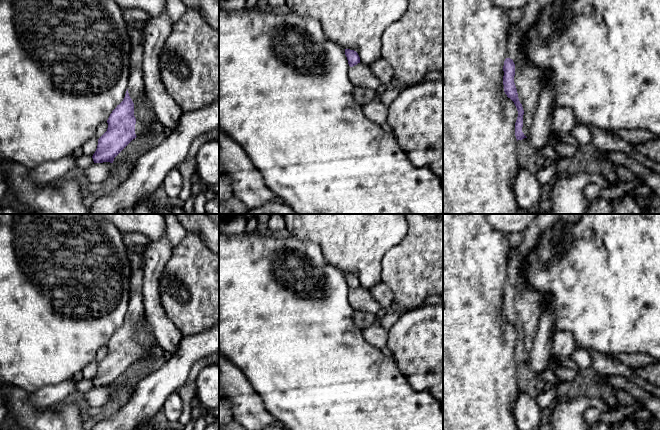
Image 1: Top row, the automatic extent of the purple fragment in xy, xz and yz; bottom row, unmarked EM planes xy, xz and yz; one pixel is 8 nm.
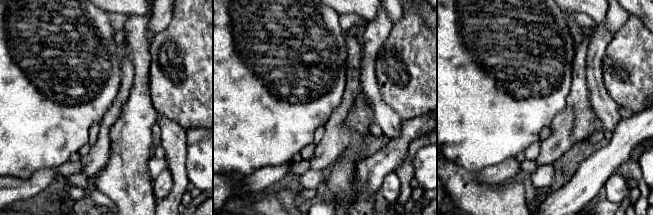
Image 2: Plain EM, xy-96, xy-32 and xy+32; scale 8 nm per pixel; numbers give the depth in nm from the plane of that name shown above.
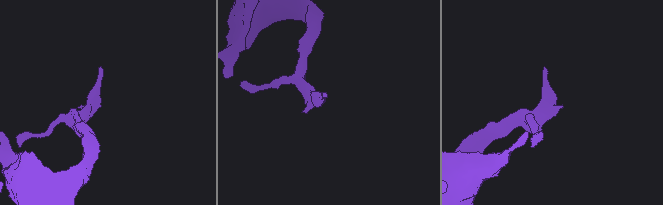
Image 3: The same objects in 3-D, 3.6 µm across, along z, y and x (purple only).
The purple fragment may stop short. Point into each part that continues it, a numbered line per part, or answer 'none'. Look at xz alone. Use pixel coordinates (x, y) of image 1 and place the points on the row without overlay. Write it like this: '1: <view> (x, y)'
1: xz (361, 299)

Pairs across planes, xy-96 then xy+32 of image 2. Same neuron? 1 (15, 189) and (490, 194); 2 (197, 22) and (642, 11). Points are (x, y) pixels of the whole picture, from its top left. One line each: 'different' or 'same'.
1: different
2: different

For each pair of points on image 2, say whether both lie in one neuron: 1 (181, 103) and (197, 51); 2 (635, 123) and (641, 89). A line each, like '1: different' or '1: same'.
1: same
2: different

